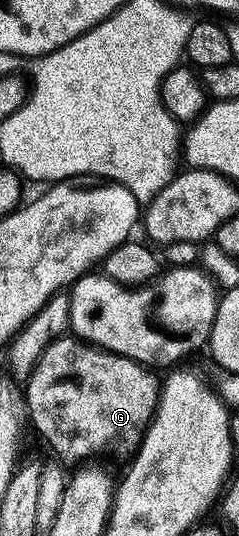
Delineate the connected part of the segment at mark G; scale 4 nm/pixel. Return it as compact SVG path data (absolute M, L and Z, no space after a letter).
M65 335L53 342L41 356L27 382L26 394L31 424L36 424L37 431L65 457L65 462L88 463L96 459L99 453L108 453L111 449L139 450L140 442L156 417L156 410L160 408L162 381L155 375L157 376L151 368L139 365L129 357L119 357L117 353L108 353L87 341Z

